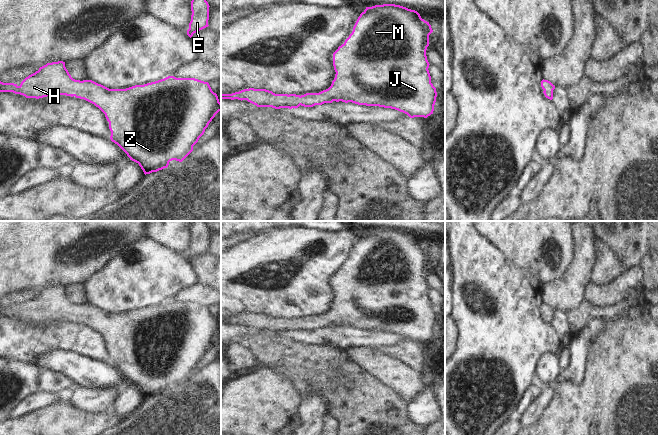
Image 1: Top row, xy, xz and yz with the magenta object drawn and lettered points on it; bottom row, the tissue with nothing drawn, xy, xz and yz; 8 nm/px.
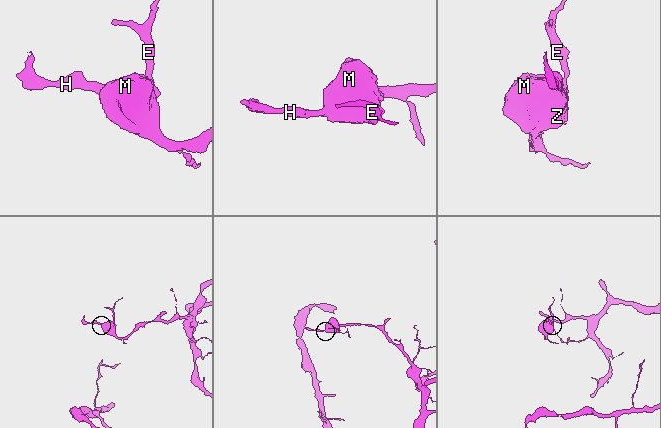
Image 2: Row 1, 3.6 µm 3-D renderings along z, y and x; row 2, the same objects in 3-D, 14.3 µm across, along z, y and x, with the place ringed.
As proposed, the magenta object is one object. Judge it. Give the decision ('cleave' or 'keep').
keep

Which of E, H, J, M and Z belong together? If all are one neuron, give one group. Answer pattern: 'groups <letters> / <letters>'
groups E H J M Z

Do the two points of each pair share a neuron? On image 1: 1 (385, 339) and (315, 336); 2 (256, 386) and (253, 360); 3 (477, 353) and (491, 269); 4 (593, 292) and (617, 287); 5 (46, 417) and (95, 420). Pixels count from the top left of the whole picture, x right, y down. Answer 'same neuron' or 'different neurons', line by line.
1: same neuron
2: different neurons
3: same neuron
4: same neuron
5: same neuron

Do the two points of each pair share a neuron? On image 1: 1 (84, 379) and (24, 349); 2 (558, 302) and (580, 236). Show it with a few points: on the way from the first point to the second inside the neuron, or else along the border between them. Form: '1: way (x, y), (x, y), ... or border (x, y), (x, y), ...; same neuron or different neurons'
1: border (63, 350), (46, 353), (37, 365); different neurons
2: way (573, 286), (581, 268), (581, 252); same neuron

